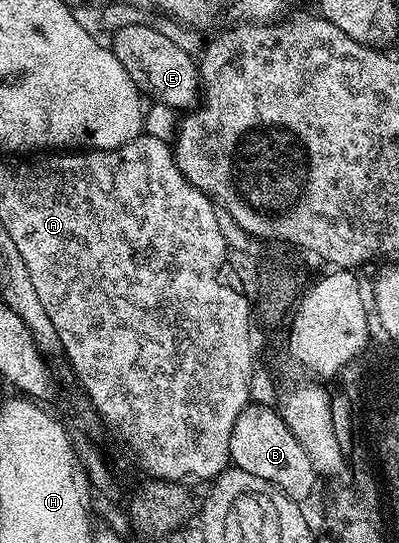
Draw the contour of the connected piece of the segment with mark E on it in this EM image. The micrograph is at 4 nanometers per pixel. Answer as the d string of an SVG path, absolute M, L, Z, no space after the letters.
M141 22L113 31L112 40L110 39L113 54L125 67L131 81L138 86L141 95L155 103L170 106L177 112L193 109L202 94L197 61L193 55L184 52L172 42L159 27L146 24Z

